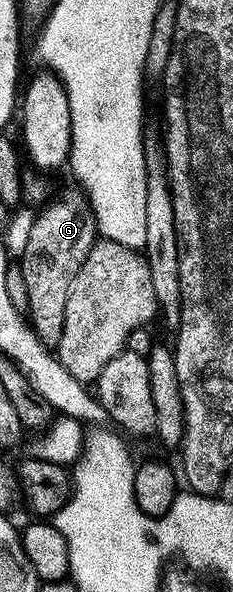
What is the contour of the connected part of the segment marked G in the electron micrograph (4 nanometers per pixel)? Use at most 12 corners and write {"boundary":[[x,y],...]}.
{"boundary":[[80,188],[34,219],[19,259],[27,320],[59,343],[67,290],[99,237]]}

